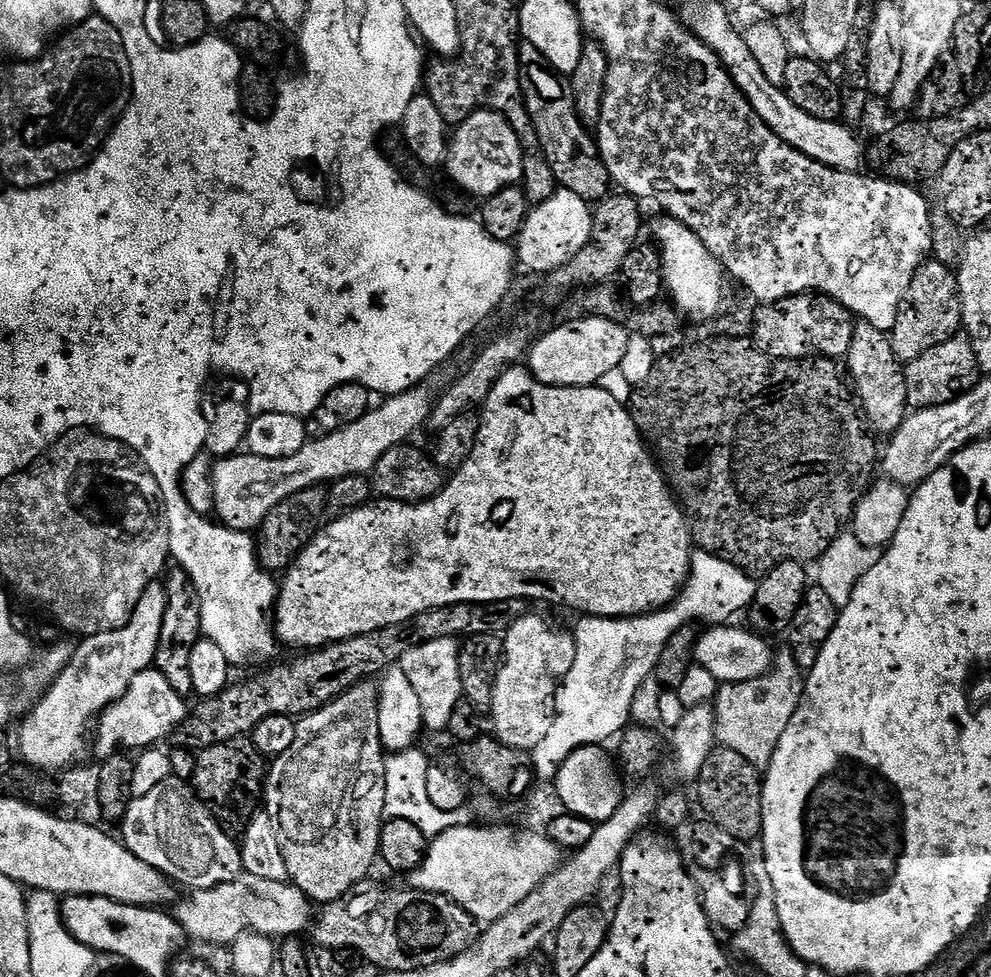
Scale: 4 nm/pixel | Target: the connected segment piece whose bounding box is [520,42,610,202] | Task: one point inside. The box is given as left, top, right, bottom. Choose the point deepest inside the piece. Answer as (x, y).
(574, 155)

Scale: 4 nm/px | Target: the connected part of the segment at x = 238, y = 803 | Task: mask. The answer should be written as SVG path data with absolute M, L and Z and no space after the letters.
M247 739L231 740L218 746L199 749L197 769L190 781L199 800L220 808L244 808L248 800L261 795L266 780L266 760Z

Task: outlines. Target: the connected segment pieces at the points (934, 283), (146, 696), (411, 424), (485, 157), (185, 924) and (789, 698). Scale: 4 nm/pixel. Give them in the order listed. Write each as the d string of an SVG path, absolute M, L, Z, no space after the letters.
M929 258L920 265L919 270L914 274L914 278L900 303L898 318L890 333L893 352L901 362L917 360L922 358L922 354L926 354L926 350L934 350L934 346L942 346L942 342L954 338L961 331L961 328L960 291L956 285L956 273L951 267Z
M149 670L139 672L132 679L126 694L121 700L115 700L105 712L94 728L94 748L101 752L101 757L107 758L117 755L121 750L147 750L159 745L160 740L167 741L173 731L180 727L190 715L185 697L179 696L166 682L161 672Z
M417 386L397 396L389 396L383 401L384 405L381 408L373 407L365 416L358 418L358 422L337 432L331 432L328 436L309 439L308 443L302 446L302 450L298 450L298 454L290 454L290 458L258 458L251 454L237 454L217 459L212 466L214 502L216 503L215 519L234 532L252 534L263 524L264 519L270 514L270 510L274 510L276 506L291 496L307 488L327 486L333 480L371 473L378 460L382 458L382 454L405 443L411 432L416 432L423 424L429 423L437 399L437 393L432 393L428 386Z
M478 110L465 118L451 133L446 169L448 176L464 192L487 198L504 188L519 185L524 178L524 151L510 122L499 112Z
M244 874L239 880L217 888L205 888L193 896L196 897L175 910L174 916L191 939L193 936L204 944L231 946L240 936L248 933L296 938L301 935L299 932L307 933L314 920L313 901L291 882L270 882Z
M784 650L784 652L777 651L774 656L774 663L769 675L759 676L757 680L751 680L745 684L725 684L721 687L714 699L714 709L716 716L716 741L715 743L722 748L729 748L734 750L734 754L742 754L742 758L746 758L746 762L750 762L754 767L761 770L767 769L770 758L774 758L774 750L778 746L778 738L782 738L782 734L786 734L786 726L790 726L790 718L794 718L794 710L798 710L800 700L804 696L804 681L806 679L805 673L797 666L792 657L791 651Z

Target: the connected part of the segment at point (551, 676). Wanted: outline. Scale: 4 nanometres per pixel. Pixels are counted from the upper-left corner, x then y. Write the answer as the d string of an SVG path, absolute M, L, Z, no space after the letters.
M526 614L503 637L504 654L500 666L500 673L494 686L494 698L492 699L491 731L496 739L510 748L517 748L526 753L550 734L550 726L556 721L556 692L566 674L570 674L570 666L574 666L574 654L576 653L576 637L571 631L563 632L552 624L547 624L540 616Z

